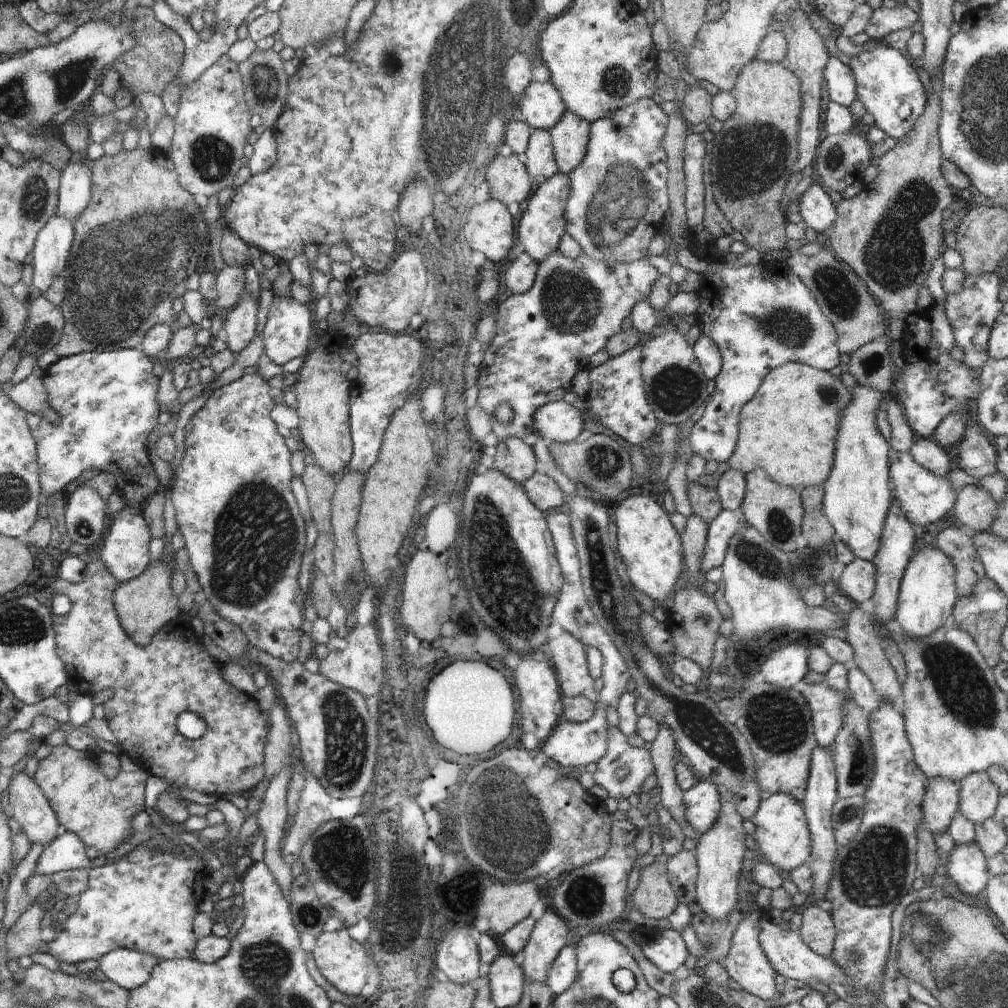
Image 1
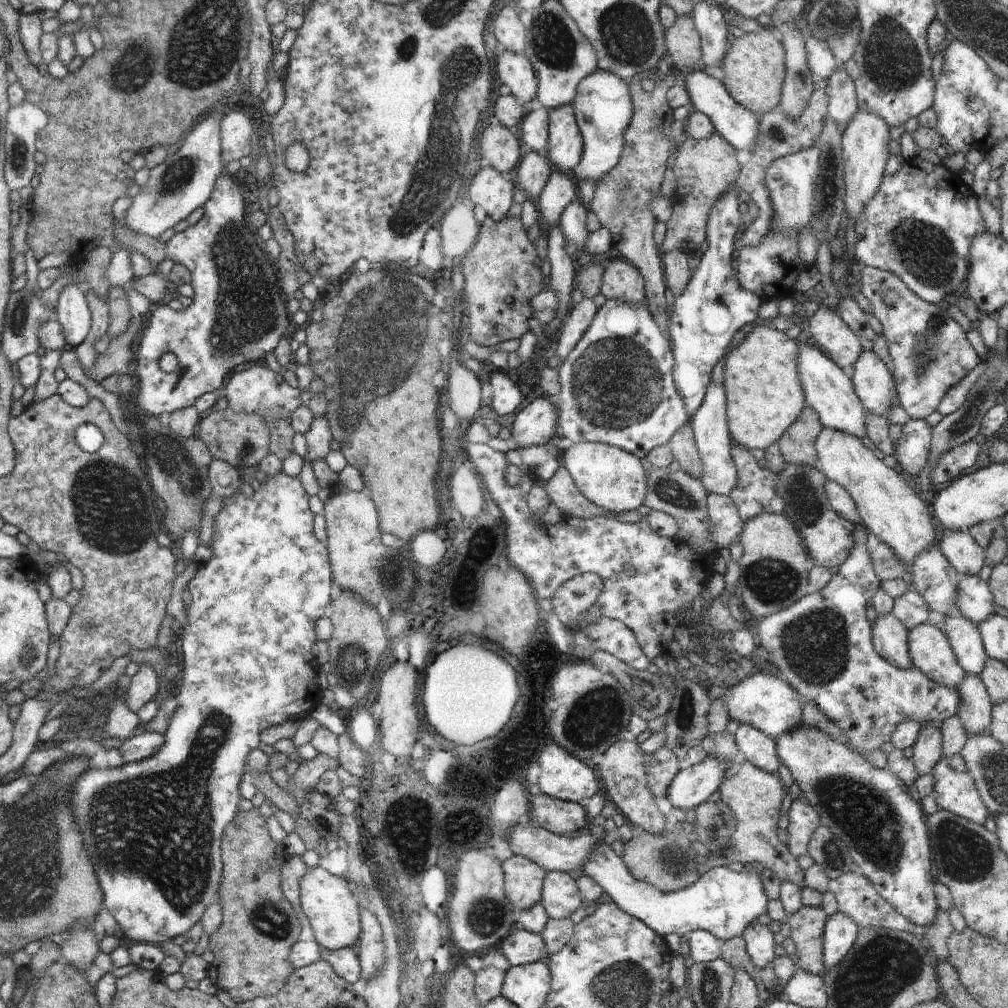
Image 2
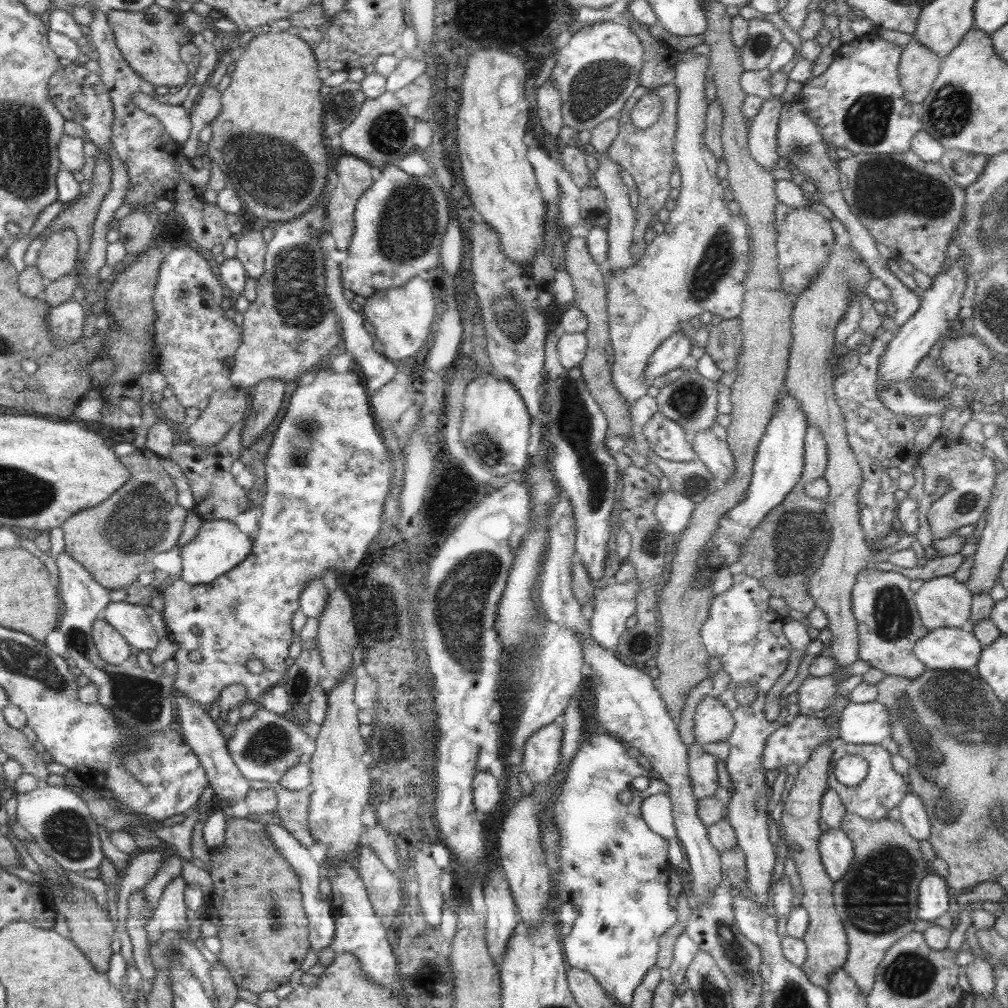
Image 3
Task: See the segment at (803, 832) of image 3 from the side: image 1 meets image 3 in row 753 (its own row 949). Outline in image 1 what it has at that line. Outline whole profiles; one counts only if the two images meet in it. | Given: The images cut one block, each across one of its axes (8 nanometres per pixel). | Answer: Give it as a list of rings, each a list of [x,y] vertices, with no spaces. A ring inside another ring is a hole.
[[[815,905],[803,912],[802,925],[798,929],[802,942],[822,958],[831,958],[836,929],[828,910]]]

